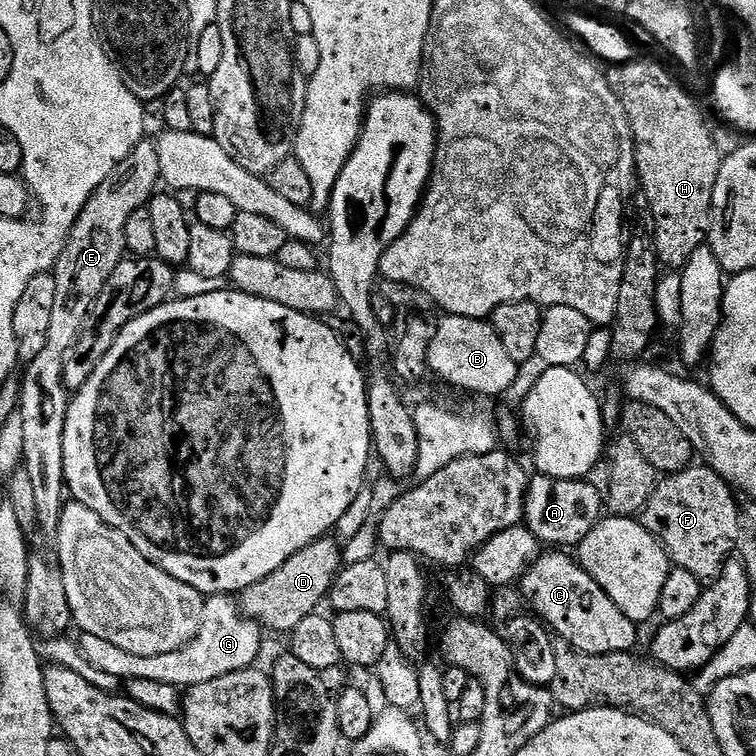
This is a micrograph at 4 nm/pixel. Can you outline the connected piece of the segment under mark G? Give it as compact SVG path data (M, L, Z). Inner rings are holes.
M231 595L210 596L204 601L204 622L200 633L189 644L170 654L139 656L114 646L112 640L98 638L95 631L88 630L78 643L84 656L98 670L115 672L124 682L130 680L149 680L150 682L170 682L170 686L187 690L202 682L222 678L222 674L234 674L234 670L251 668L260 656L261 625L244 615L241 605L236 604Z

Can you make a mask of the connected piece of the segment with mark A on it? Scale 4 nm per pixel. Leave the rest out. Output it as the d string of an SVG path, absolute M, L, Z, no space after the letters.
M533 475L528 482L527 502L524 504L523 523L533 532L539 543L556 550L572 550L579 546L605 515L606 496L592 485L591 479L559 480Z

